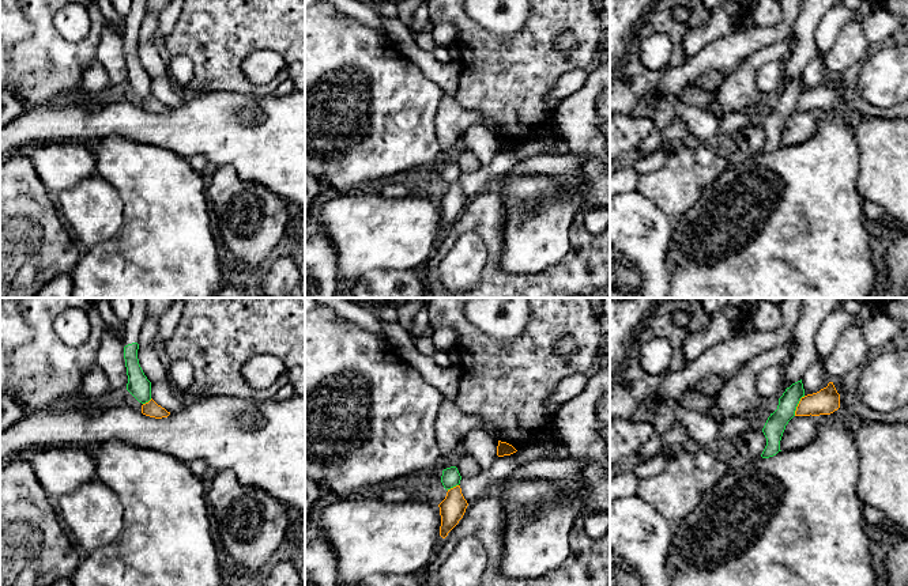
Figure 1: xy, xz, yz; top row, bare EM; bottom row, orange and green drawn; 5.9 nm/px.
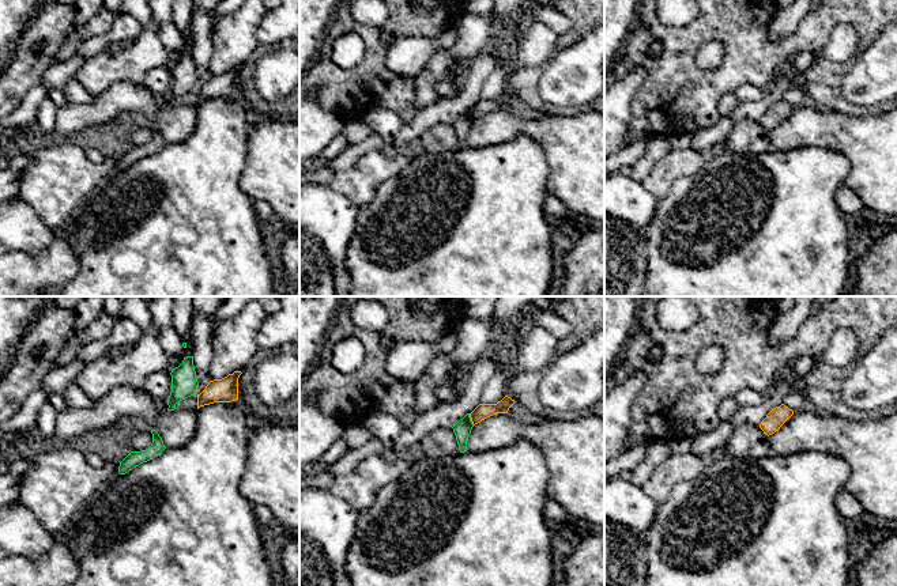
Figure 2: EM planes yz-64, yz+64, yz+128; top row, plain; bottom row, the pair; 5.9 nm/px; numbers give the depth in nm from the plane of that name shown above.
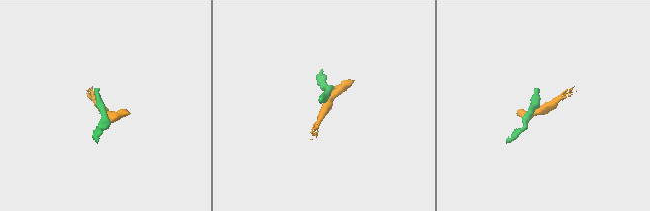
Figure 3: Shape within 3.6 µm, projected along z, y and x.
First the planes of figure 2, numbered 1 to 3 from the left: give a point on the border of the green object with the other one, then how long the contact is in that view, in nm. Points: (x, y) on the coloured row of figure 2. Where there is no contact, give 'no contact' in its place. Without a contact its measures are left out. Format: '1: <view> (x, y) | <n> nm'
1: no contact
2: yz+64 (471, 419) | 80 nm
3: no contact

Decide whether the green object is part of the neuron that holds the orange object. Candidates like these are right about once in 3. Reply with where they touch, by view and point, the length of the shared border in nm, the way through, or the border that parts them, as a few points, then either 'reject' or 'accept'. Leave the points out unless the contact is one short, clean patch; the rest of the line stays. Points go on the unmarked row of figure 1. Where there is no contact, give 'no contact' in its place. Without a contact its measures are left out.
contact yz (798, 101); length 140 nm; border yz (805, 91), (801, 94), (794, 110); reject

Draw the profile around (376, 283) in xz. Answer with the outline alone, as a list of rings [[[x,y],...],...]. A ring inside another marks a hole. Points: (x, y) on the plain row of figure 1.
[[[370,271],[346,286],[348,298],[427,298],[422,271]]]

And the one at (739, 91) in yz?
[[[795,35],[791,41],[764,46],[741,61],[716,92],[721,117],[734,111],[760,107],[764,103],[764,95],[756,84],[756,75],[769,61],[783,63],[791,54],[794,39]]]

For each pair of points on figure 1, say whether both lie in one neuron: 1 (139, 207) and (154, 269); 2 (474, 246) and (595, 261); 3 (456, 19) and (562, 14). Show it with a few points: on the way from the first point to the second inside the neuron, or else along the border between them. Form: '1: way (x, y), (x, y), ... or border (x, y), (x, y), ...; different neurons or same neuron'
1: way (154, 222), (154, 254); same neuron
2: border (466, 231), (474, 231), (486, 249), (481, 279); different neurons
3: way (482, 45), (526, 45), (537, 34); same neuron

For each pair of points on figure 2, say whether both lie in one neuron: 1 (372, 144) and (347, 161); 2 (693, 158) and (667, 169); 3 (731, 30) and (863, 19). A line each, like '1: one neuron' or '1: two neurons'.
1: one neuron
2: one neuron
3: one neuron

